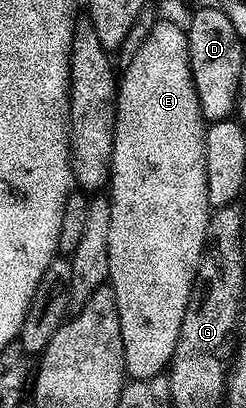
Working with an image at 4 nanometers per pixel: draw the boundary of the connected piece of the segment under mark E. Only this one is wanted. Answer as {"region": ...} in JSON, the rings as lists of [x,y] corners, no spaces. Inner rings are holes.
{"region":[[[158,21],[154,29],[150,29],[150,37],[142,41],[142,49],[127,60],[128,67],[118,79],[116,93],[116,128],[114,129],[114,153],[112,154],[112,178],[110,190],[106,198],[110,205],[110,237],[108,238],[108,283],[114,289],[114,297],[118,301],[118,317],[122,329],[122,349],[124,350],[124,369],[132,379],[149,379],[167,372],[169,363],[174,357],[174,349],[178,345],[178,333],[182,329],[182,317],[188,308],[192,296],[192,286],[196,283],[196,270],[200,264],[200,254],[206,241],[206,225],[210,208],[208,206],[208,190],[206,189],[206,141],[204,132],[206,120],[196,86],[192,80],[192,70],[188,60],[188,32],[176,23]]]}

